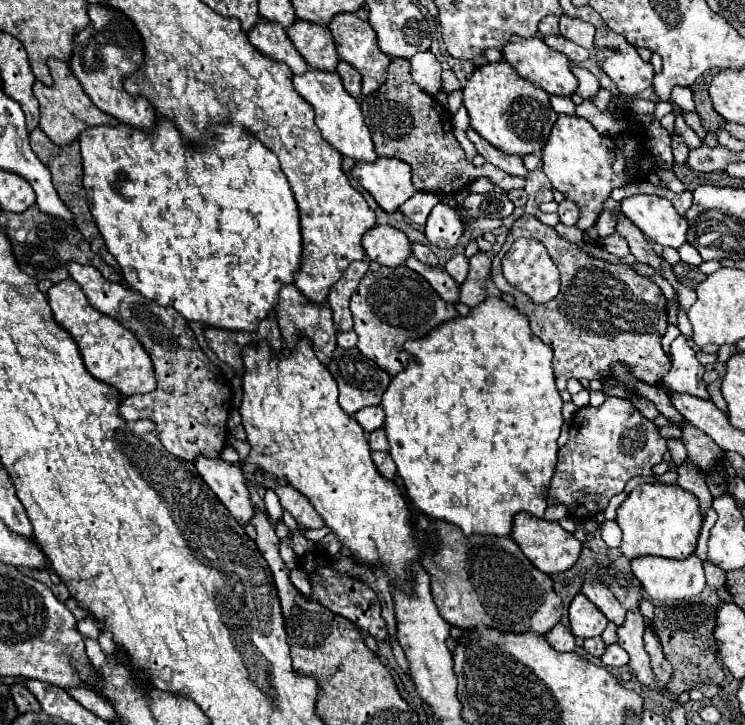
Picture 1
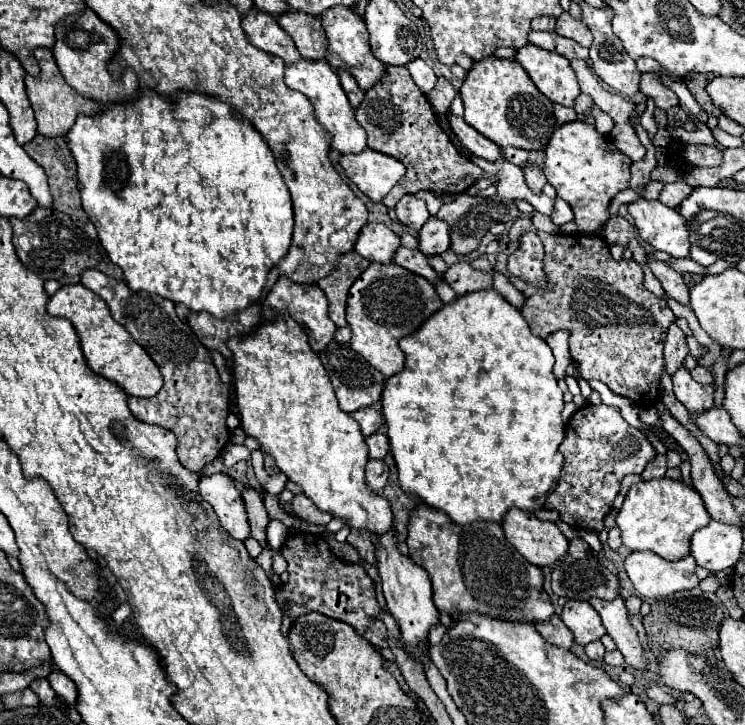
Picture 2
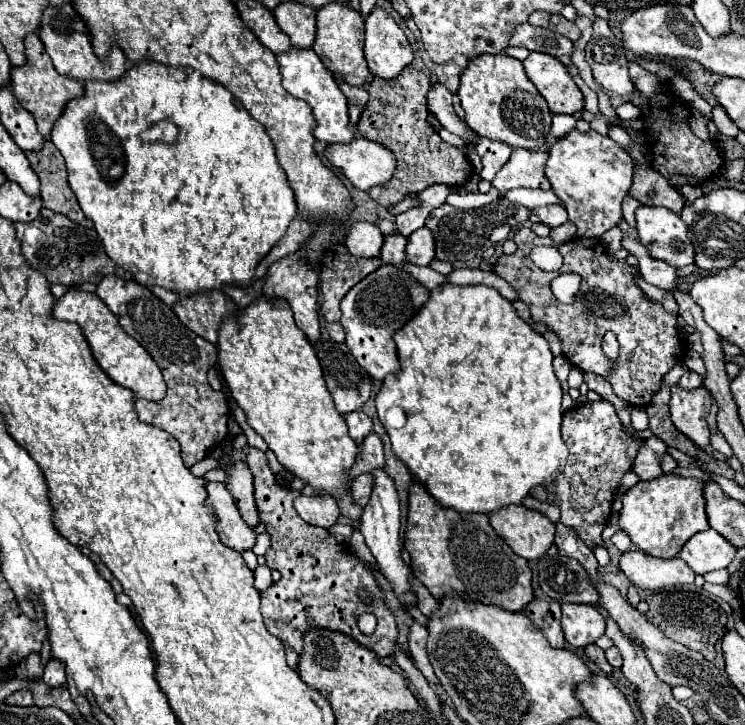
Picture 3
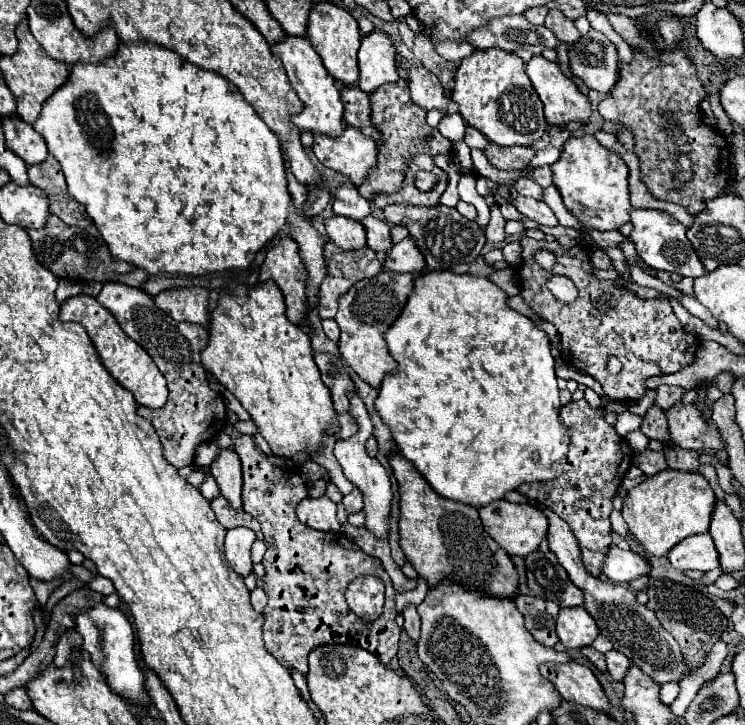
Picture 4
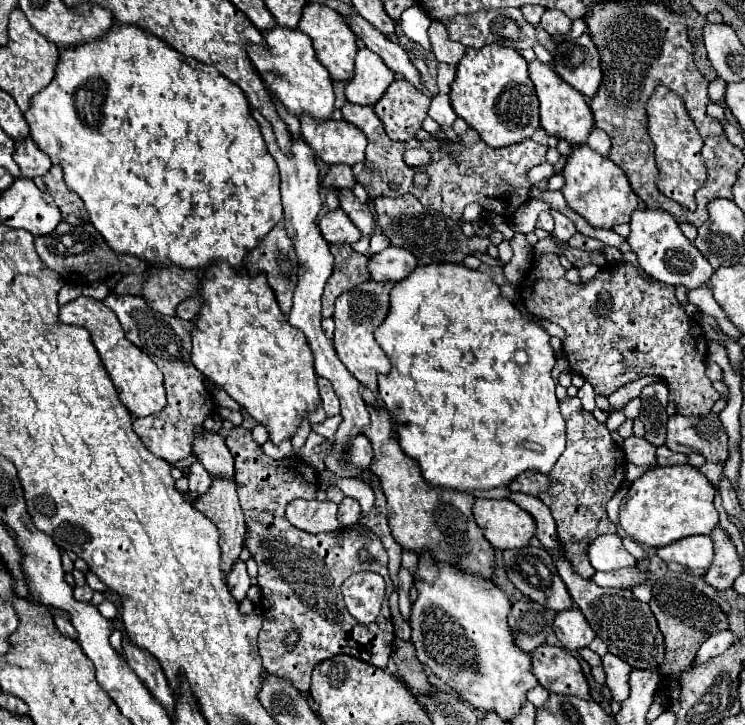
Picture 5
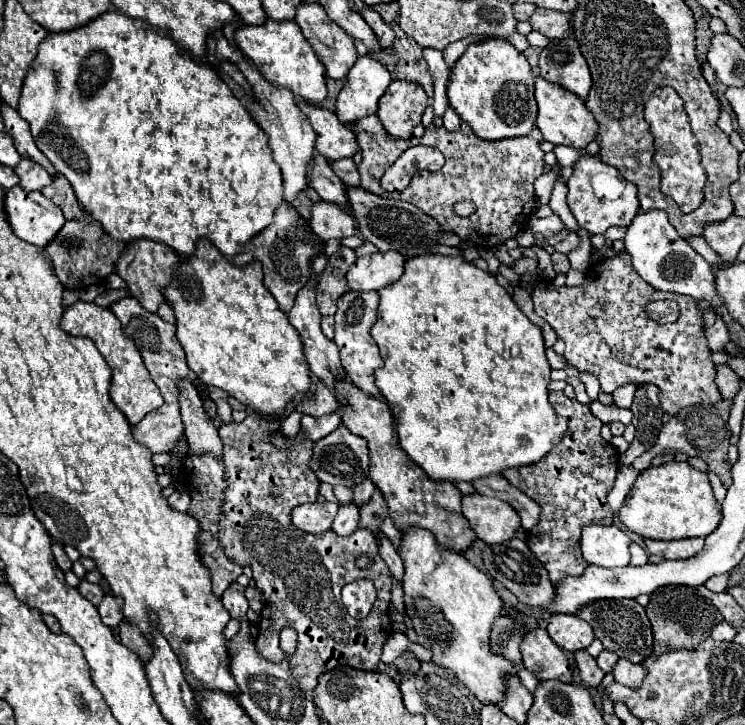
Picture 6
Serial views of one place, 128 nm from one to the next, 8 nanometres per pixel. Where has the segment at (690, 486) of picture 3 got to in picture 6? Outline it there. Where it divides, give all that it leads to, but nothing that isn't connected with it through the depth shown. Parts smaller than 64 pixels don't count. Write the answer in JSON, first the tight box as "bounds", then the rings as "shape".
{"bounds":[620,462,720,540],"shape":[[[668,462],[644,470],[620,508],[620,522],[640,538],[674,540],[708,536],[720,524],[720,506],[712,494],[708,474],[692,468],[688,462]]]}

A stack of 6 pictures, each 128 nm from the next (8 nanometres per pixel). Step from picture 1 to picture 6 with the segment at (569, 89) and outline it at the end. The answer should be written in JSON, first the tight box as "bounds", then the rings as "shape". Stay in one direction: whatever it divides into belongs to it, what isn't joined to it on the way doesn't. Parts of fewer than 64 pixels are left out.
{"bounds":[536,76,598,150],"shape":[[[542,76],[536,78],[536,102],[538,102],[538,118],[536,126],[544,134],[544,140],[552,142],[554,146],[566,144],[578,150],[584,150],[594,138],[598,124],[594,116],[588,112],[586,104],[572,92],[566,92],[566,88],[560,88],[558,84],[548,84]]]}

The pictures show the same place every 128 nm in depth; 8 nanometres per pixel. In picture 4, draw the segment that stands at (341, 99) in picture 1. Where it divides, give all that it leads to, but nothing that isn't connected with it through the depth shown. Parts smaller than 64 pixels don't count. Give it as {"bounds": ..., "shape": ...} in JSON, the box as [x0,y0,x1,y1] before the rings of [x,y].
{"bounds":[272,36,344,138],"shape":[[[286,36],[282,42],[272,46],[272,52],[282,60],[290,86],[298,94],[298,98],[304,102],[304,110],[292,118],[292,122],[302,130],[310,134],[326,134],[336,138],[344,130],[344,104],[340,100],[340,92],[336,88],[336,80],[326,72],[320,56],[312,48],[312,44],[306,38],[292,38]]]}

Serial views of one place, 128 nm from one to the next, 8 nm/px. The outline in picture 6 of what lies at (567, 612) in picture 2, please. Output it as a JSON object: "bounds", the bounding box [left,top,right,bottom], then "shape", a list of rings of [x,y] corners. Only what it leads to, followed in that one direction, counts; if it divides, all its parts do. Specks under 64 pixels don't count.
{"bounds":[548,614,594,652],"shape":[[[564,614],[550,616],[548,634],[562,650],[568,652],[588,648],[590,642],[594,640],[592,626],[580,616],[564,616]]]}

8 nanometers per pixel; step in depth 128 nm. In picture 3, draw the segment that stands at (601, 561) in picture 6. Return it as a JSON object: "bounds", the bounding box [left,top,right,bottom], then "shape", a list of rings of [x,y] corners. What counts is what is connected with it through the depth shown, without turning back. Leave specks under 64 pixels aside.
{"bounds":[620,550,694,592],"shape":[[[642,550],[624,552],[620,558],[620,570],[636,588],[650,592],[660,592],[666,586],[676,584],[694,584],[694,572],[684,564],[684,560],[662,560],[644,554]]]}

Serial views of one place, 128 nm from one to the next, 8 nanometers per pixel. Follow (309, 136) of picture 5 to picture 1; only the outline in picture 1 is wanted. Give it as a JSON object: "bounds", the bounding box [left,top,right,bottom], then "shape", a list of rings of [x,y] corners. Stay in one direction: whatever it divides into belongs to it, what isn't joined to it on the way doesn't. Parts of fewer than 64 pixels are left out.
{"bounds":[352,158,416,214],"shape":[[[378,158],[372,164],[360,162],[354,166],[352,174],[388,214],[396,212],[400,204],[404,204],[416,192],[410,182],[408,164],[396,158]]]}

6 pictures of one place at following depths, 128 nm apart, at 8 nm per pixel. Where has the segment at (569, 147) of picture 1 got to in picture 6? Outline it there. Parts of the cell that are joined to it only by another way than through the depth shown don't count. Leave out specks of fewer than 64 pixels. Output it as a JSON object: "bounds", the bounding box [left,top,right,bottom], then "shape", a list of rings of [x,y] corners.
{"bounds":[568,152,638,234],"shape":[[[582,152],[578,162],[574,164],[574,172],[568,180],[568,206],[578,220],[578,224],[590,234],[604,234],[610,226],[630,226],[634,216],[638,214],[638,198],[636,186],[610,164],[602,164],[600,156],[590,156]]]}

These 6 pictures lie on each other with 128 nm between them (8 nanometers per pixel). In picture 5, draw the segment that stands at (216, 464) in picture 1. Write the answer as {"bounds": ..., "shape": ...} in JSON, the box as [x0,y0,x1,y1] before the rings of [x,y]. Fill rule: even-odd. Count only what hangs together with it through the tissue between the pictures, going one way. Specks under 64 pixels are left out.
{"bounds":[188,462,250,602],"shape":[[[194,462],[190,466],[190,474],[188,474],[188,480],[190,480],[190,496],[192,498],[198,498],[202,496],[204,492],[208,492],[208,488],[212,486],[212,478],[210,474],[204,470],[204,466],[200,462]],[[240,558],[234,560],[232,570],[228,572],[228,588],[230,588],[232,596],[234,596],[238,602],[248,594],[248,588],[250,588],[250,576],[248,576],[246,564],[244,564]]]}

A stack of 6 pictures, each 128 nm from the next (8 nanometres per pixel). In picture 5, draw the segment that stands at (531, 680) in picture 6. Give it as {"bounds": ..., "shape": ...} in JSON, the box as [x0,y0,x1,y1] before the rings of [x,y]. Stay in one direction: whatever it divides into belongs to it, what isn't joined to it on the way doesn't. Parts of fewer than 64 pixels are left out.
{"bounds":[528,686,550,708],"shape":[[[536,686],[536,688],[532,688],[532,690],[528,692],[528,700],[530,700],[536,708],[542,708],[542,706],[546,704],[548,696],[550,696],[550,692],[548,692],[546,688],[542,688],[542,686]]]}

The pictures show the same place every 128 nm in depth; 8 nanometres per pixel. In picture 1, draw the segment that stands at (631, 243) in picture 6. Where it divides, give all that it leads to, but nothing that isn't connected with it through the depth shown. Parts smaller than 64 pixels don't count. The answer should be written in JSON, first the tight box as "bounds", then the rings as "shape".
{"bounds":[620,196,686,248],"shape":[[[630,196],[620,202],[622,212],[656,244],[680,248],[686,242],[686,220],[662,196]]]}

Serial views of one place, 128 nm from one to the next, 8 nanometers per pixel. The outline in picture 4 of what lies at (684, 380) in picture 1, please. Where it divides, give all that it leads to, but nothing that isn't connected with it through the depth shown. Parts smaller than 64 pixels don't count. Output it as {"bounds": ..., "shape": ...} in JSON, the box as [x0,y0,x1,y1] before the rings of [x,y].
{"bounds":[668,402,724,450],"shape":[[[676,402],[668,412],[668,426],[672,442],[688,450],[720,450],[724,448],[716,428],[708,426],[696,404]]]}

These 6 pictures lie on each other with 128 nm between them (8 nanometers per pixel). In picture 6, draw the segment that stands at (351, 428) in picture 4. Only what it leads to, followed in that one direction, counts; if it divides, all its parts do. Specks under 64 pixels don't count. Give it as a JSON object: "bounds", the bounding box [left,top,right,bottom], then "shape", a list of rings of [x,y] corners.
{"bounds":[302,414,340,442],"shape":[[[308,414],[302,416],[302,432],[312,442],[322,440],[330,432],[334,432],[338,426],[340,426],[340,416],[338,414],[330,414],[330,416],[322,416],[322,418],[312,418]]]}

